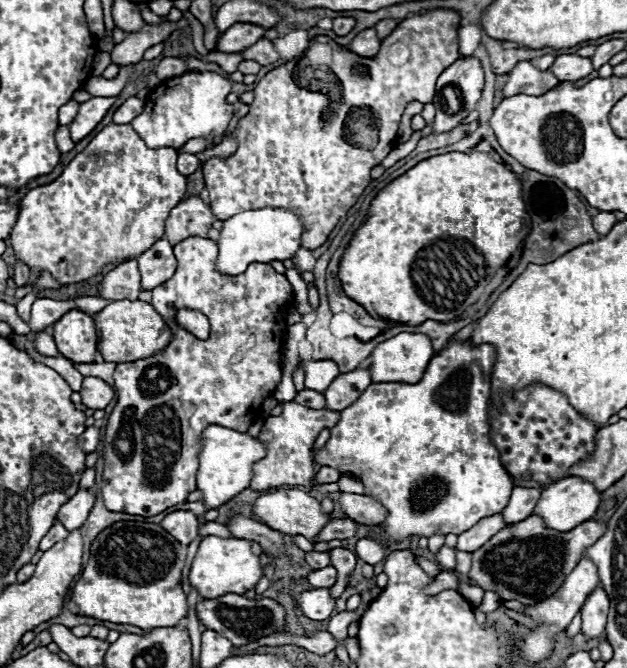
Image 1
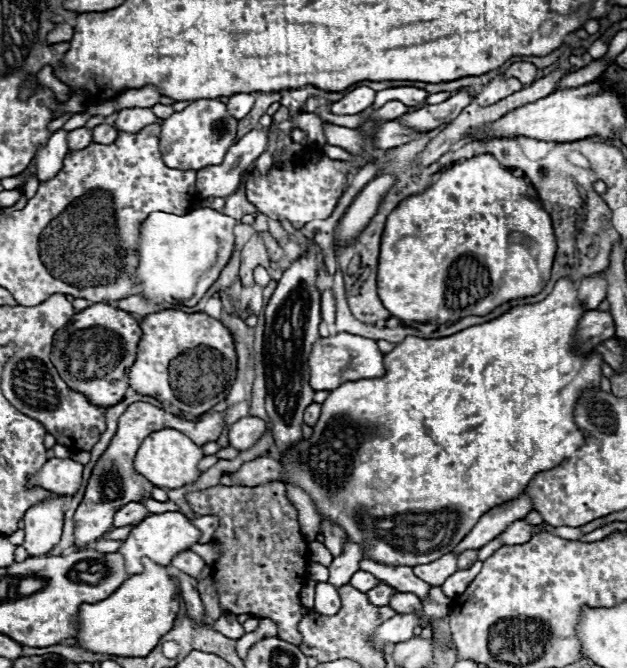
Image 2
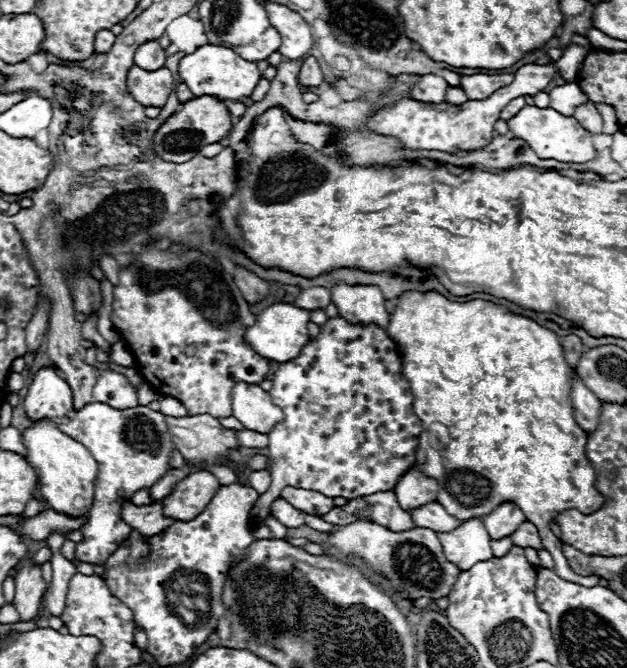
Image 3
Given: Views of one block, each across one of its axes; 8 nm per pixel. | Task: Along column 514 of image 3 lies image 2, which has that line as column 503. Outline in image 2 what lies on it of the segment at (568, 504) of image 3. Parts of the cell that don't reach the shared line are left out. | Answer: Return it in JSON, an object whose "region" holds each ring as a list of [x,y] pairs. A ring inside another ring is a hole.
{"region":[[[562,278],[556,282],[554,290],[542,302],[514,306],[500,318],[478,324],[478,326],[470,326],[454,336],[448,336],[448,338],[408,336],[408,338],[404,338],[400,344],[394,346],[392,352],[388,352],[384,356],[386,374],[382,378],[350,380],[350,382],[344,382],[338,388],[330,390],[328,398],[322,404],[322,416],[314,424],[314,434],[308,440],[296,442],[280,458],[278,458],[276,448],[272,448],[268,452],[268,456],[282,460],[280,464],[284,468],[284,482],[302,488],[310,496],[310,500],[316,506],[316,512],[322,518],[340,526],[350,540],[356,540],[358,544],[366,546],[366,558],[376,560],[378,564],[388,564],[388,566],[396,566],[396,564],[416,566],[416,564],[426,564],[428,560],[438,560],[440,556],[444,556],[444,552],[454,550],[454,546],[476,526],[480,516],[484,516],[488,510],[492,510],[496,506],[502,506],[502,504],[514,500],[516,496],[520,496],[524,492],[528,482],[538,472],[554,468],[562,460],[576,456],[576,452],[582,448],[584,436],[578,430],[578,426],[574,424],[572,408],[582,390],[600,386],[602,356],[598,356],[598,354],[578,356],[572,350],[578,320],[584,314],[584,308],[578,304],[576,296],[578,296],[576,286],[568,278]]]}

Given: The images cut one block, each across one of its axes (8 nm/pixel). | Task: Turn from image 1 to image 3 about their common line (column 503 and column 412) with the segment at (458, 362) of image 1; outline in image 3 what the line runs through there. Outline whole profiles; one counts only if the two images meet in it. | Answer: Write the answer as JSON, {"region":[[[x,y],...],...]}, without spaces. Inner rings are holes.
{"region":[[[418,464],[408,468],[394,486],[396,500],[398,500],[400,508],[404,508],[404,510],[412,510],[412,508],[416,510],[424,504],[436,502],[438,490],[440,490],[438,482],[434,478],[422,474]]]}

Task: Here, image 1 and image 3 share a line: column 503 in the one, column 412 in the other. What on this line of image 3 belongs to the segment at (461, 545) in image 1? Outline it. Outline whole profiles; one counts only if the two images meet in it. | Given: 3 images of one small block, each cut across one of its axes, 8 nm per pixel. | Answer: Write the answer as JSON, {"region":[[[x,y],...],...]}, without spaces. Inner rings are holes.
{"region":[[[392,490],[370,494],[370,496],[366,496],[366,502],[370,502],[372,518],[376,524],[380,524],[392,532],[404,532],[408,528],[416,528],[412,516],[398,506]]]}

